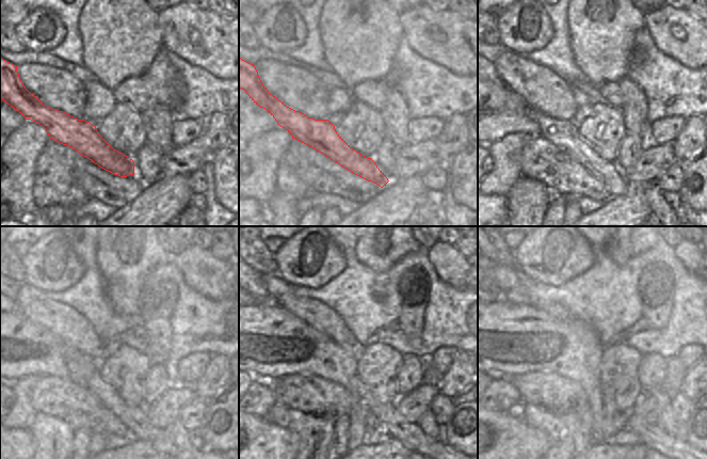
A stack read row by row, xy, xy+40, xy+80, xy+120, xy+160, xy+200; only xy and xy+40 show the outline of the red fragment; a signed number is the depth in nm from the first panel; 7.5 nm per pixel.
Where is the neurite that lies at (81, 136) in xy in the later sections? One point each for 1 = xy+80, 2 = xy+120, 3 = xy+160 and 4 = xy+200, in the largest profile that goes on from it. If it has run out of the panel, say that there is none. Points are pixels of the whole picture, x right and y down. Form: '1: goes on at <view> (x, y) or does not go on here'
1: goes on at xy+80 (563, 133)
2: goes on at xy+120 (134, 417)
3: goes on at xy+160 (412, 436)
4: goes on at xy+200 (653, 437)

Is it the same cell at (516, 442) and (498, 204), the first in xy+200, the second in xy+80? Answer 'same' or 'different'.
same

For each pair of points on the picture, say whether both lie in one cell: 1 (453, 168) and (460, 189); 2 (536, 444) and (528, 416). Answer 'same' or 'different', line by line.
1: same
2: different

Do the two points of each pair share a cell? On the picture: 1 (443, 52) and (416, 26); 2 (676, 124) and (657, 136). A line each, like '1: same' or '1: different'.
1: same
2: same

